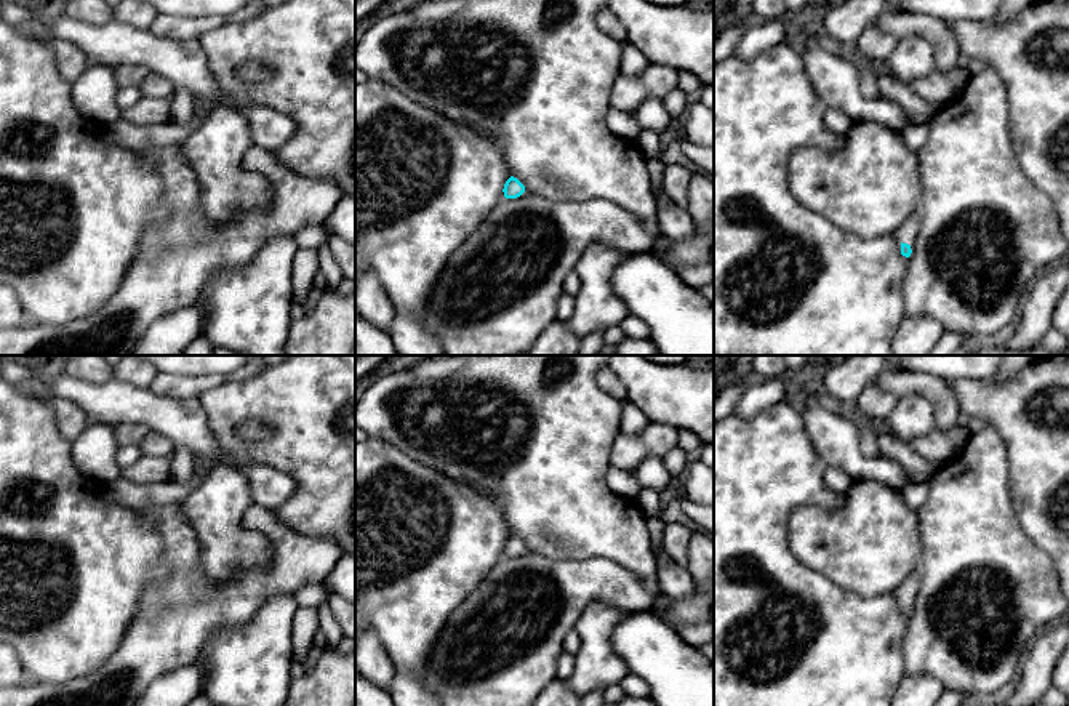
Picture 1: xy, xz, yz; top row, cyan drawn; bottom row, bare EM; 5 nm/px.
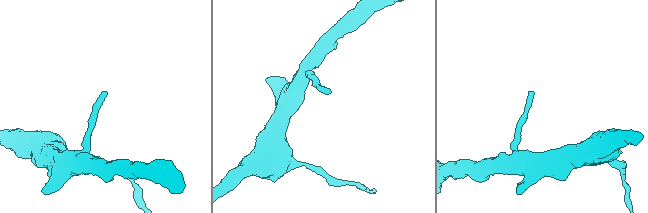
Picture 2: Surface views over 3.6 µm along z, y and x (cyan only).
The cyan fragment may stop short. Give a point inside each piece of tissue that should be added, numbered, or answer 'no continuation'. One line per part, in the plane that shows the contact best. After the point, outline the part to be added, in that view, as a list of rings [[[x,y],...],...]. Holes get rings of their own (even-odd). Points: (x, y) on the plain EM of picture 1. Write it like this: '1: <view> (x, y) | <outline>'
1: yz (908, 589) | [[[909,575],[895,591],[896,597],[903,602],[912,604],[919,591],[919,576]]]

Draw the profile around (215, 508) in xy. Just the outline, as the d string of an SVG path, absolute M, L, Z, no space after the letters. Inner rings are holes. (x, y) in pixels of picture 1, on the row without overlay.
M213 466L182 501L184 514L200 541L200 565L214 588L270 564L270 543L245 530L242 517L253 504L246 477L227 466Z

